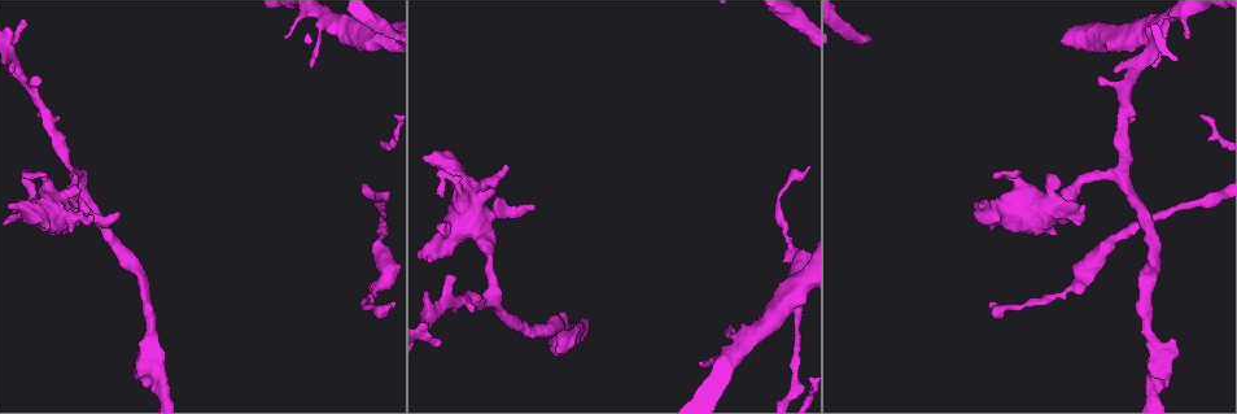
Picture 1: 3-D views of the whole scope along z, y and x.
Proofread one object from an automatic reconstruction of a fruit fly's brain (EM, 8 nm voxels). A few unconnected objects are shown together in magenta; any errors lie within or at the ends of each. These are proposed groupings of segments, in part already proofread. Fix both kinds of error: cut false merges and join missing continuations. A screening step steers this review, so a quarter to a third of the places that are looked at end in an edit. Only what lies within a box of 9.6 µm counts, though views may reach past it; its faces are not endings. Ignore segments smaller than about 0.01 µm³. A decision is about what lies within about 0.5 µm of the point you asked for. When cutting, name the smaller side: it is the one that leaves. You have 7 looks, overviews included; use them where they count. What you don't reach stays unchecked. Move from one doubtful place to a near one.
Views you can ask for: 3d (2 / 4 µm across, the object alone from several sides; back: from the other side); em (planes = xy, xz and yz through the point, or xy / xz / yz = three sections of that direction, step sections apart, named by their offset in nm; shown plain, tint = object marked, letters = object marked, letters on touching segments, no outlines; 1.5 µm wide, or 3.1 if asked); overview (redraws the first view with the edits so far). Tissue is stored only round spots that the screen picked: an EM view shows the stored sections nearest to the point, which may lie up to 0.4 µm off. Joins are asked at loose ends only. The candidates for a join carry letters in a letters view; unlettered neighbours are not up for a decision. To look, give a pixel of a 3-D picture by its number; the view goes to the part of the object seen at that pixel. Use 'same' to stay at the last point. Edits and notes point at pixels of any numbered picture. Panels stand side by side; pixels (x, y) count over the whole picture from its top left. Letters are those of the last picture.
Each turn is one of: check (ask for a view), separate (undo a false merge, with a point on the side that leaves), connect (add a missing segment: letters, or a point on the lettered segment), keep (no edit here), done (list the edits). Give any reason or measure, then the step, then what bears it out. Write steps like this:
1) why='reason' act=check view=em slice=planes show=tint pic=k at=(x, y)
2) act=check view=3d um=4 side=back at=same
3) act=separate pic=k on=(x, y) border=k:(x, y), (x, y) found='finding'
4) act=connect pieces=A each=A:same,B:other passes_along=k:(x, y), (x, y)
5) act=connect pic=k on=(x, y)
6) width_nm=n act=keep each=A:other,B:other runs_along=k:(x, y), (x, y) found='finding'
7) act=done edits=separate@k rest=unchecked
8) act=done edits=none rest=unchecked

why='sudden change in width' act=check view=em slice=xy step=8 show=tint pic=1 at=(505, 210)

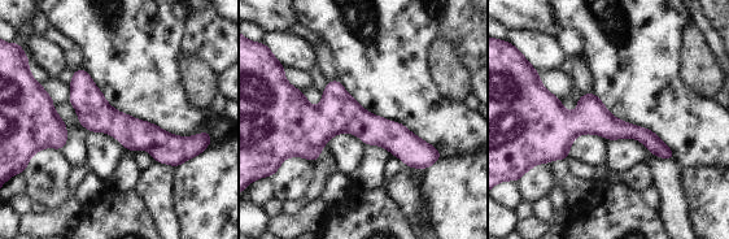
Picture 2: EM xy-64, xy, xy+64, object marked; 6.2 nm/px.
why='what lies round it' act=check view=em slice=xy step=8 show=letters at=same

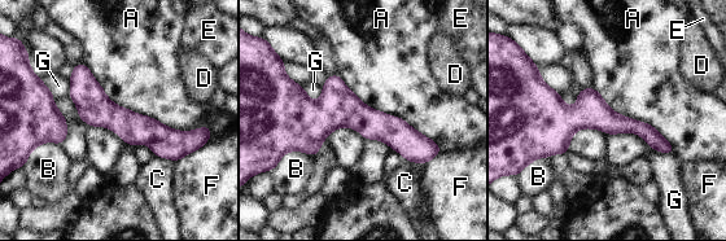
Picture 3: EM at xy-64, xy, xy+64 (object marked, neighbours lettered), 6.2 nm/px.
act=keep each=A:other,B:other,C:other,D:other,E:other,F:other,G:other found='one neuron here'

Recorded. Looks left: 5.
why='free end' act=check view=3d um=4 pic=1 at=(1098, 80)

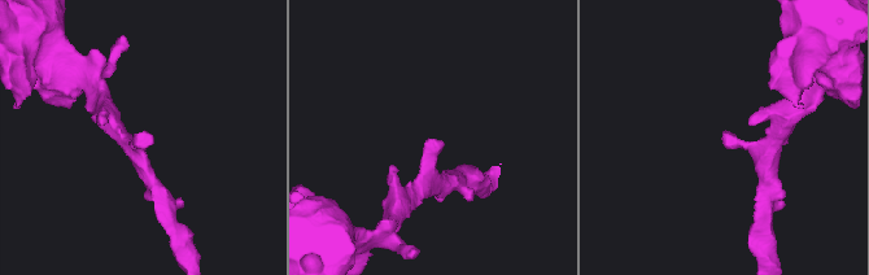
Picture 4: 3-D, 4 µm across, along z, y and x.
act=check view=em slice=planes show=letters pic=4 at=(153, 137)

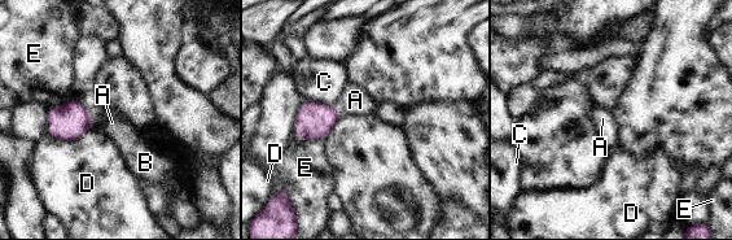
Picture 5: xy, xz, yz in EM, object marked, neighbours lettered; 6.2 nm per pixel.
act=keep each=A:other,B:other,C:other,D:other,E:other border=5:(92, 120), (93, 126) found='none of them fits'

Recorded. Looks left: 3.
why='free end' act=check view=3d um=4 pic=1 at=(1021, 172)

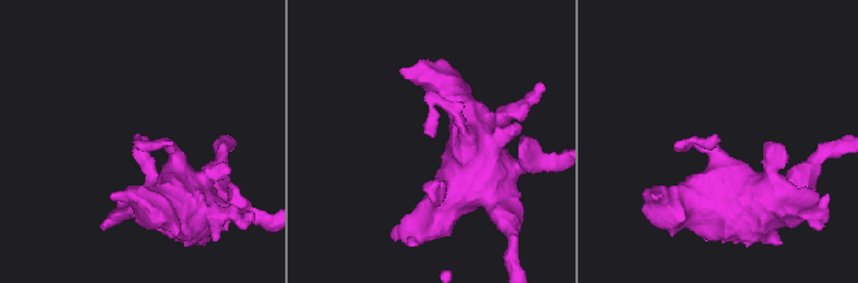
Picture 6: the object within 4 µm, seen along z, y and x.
act=check view=em slice=xy step=8 show=plain pic=6 at=(433, 135)

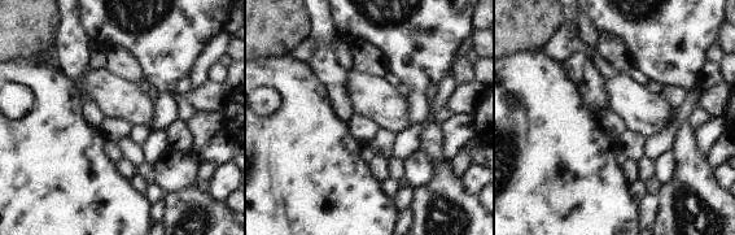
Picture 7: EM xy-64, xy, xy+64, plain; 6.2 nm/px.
why='what lies round it' act=check view=em slice=xy step=8 show=letters at=same

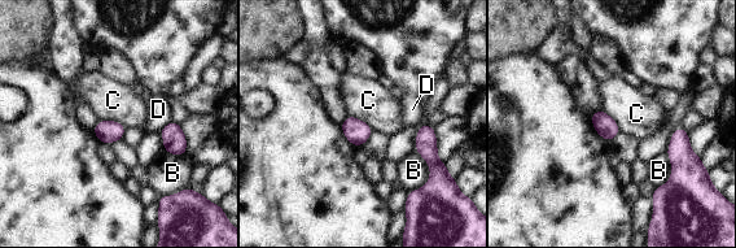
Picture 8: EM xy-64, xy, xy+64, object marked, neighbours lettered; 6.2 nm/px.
width_nm=140 act=keep each=B:other,C:other,D:other border=8:(100, 118), (119, 121), (126, 127) found='no lettered segment goes on from it'

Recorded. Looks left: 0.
act=done edits=none rest=unchecked

